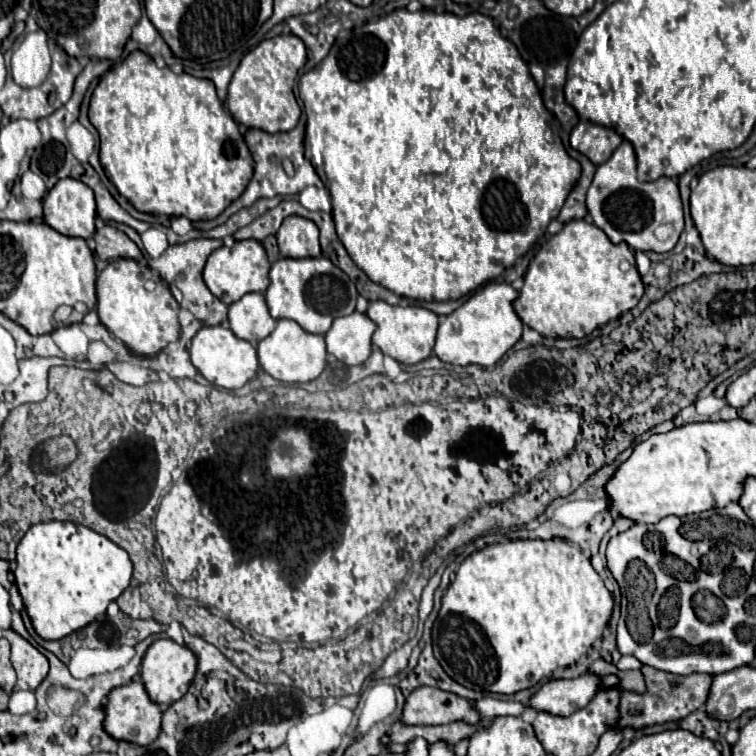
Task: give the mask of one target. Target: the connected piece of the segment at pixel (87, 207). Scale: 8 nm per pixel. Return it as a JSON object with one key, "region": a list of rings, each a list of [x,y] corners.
{"region":[[[74,178],[58,180],[42,198],[44,222],[64,236],[92,238],[96,226],[96,202],[94,192]]]}

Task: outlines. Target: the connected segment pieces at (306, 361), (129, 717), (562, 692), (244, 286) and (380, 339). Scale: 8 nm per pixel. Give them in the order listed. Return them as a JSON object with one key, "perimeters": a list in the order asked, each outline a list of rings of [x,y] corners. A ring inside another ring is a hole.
{"perimeters":[[[[278,320],[274,332],[260,340],[258,360],[264,372],[284,384],[306,384],[318,378],[326,366],[326,346],[324,336],[310,334],[302,330],[294,320]]],[[[134,678],[130,684],[118,686],[110,692],[104,728],[114,740],[126,740],[136,746],[150,746],[158,738],[158,732],[162,732],[162,710],[156,702],[150,700],[142,680]]],[[[586,672],[572,680],[550,680],[534,694],[530,706],[534,710],[570,716],[572,712],[590,704],[598,688],[602,688],[602,678],[594,672]]],[[[240,240],[234,242],[234,246],[222,246],[208,256],[208,262],[204,266],[204,282],[218,300],[222,300],[224,304],[232,304],[248,292],[264,294],[270,284],[268,270],[270,262],[266,258],[264,246],[258,240]]],[[[376,300],[370,302],[366,314],[376,324],[372,344],[400,364],[418,364],[432,354],[438,332],[438,316],[434,312],[422,306],[390,306],[382,300]]]]}

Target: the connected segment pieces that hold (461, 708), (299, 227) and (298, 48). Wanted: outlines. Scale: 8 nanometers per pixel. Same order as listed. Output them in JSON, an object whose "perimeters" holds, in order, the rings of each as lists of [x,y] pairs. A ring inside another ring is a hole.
{"perimeters":[[[[422,686],[406,698],[402,724],[438,726],[454,720],[476,724],[480,716],[478,712],[474,712],[474,708],[470,708],[470,704],[474,702],[458,694],[452,694],[440,688]]],[[[288,216],[276,232],[280,256],[286,258],[320,258],[318,228],[302,216]]],[[[280,34],[260,42],[236,68],[228,86],[228,110],[236,122],[264,132],[288,132],[298,124],[300,106],[292,92],[300,68],[306,64],[304,42],[294,34]]]]}

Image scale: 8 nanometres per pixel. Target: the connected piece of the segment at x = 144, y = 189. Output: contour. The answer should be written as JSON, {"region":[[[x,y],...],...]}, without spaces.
{"region":[[[140,50],[100,78],[88,116],[100,134],[100,164],[106,176],[140,212],[210,220],[222,214],[252,178],[250,150],[238,124],[224,112],[214,84],[158,68]]]}

